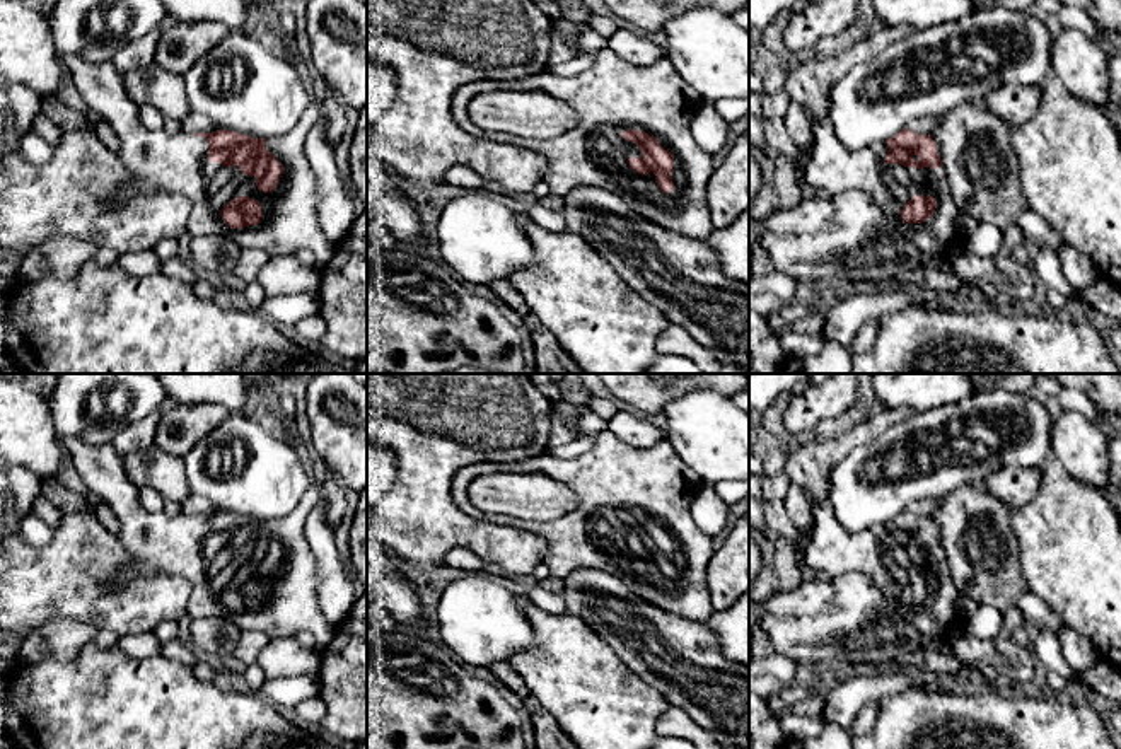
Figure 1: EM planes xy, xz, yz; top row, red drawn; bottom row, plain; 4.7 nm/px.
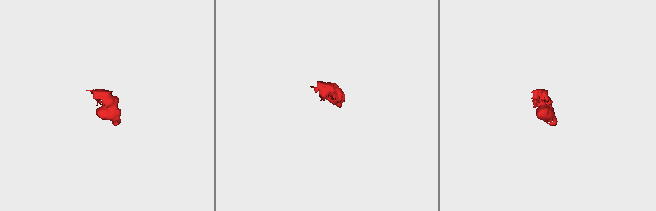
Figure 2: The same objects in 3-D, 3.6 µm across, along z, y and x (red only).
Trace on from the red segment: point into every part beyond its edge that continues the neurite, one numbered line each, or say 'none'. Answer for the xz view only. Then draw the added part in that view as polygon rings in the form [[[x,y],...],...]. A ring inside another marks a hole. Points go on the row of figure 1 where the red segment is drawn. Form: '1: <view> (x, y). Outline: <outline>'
1: xz (611, 96). Outline: [[[609,48],[595,55],[592,65],[577,75],[556,75],[549,70],[510,80],[478,80],[462,85],[450,101],[450,114],[456,123],[478,138],[490,138],[507,145],[537,152],[546,160],[544,181],[551,193],[565,198],[578,186],[604,188],[618,195],[636,215],[655,225],[684,234],[691,239],[708,241],[713,232],[708,208],[708,184],[713,176],[712,155],[698,147],[691,123],[703,106],[701,96],[681,77],[669,58],[638,67],[621,60]],[[485,92],[541,92],[565,102],[577,113],[573,128],[548,140],[519,136],[502,131],[486,131],[476,126],[468,114],[469,102]],[[626,130],[642,130],[653,135],[674,157],[671,193],[662,193],[655,174],[638,174],[628,164],[630,157],[642,159],[640,147],[621,136]]]

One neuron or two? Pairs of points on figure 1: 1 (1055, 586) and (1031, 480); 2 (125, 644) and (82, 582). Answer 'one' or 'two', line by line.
1: two
2: two

